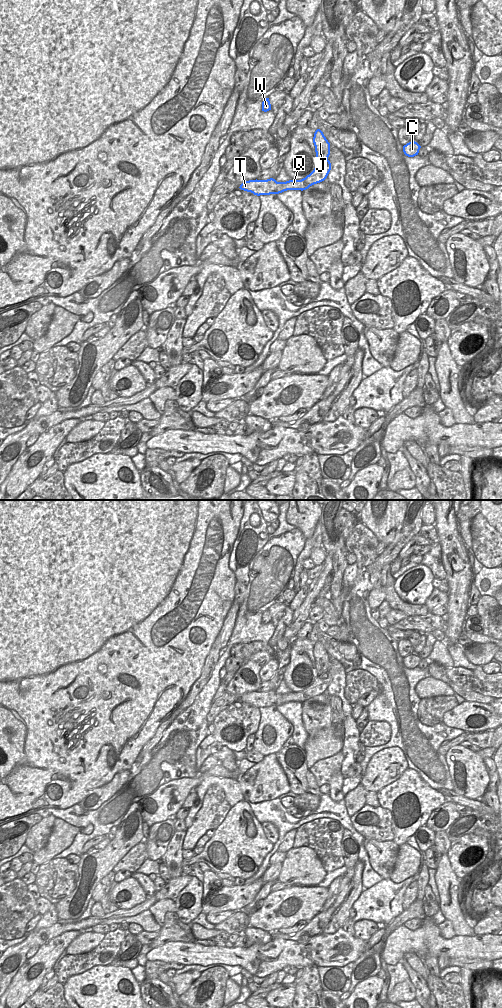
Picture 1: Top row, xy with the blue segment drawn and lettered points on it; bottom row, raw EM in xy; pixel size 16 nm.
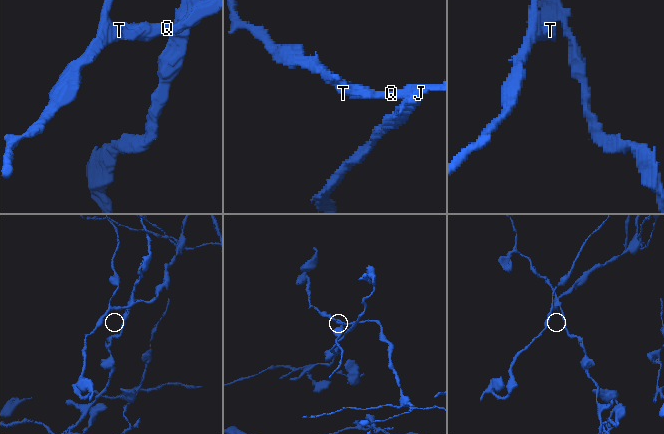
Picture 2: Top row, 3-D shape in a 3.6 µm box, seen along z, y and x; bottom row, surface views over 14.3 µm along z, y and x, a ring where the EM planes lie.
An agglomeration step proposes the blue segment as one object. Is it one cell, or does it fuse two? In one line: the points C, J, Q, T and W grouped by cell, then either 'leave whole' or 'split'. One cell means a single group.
groups C Q T W / J; split

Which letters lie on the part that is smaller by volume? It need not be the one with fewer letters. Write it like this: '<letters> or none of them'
J

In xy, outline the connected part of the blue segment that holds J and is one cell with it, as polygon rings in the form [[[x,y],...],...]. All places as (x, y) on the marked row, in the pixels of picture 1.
[[[317,129],[314,133],[313,143],[318,161],[317,165],[322,164],[328,160],[330,155],[330,143],[320,129]]]

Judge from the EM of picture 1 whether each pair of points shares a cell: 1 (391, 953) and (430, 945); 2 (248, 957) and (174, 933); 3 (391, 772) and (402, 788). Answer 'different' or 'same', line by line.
1: same
2: different
3: different

